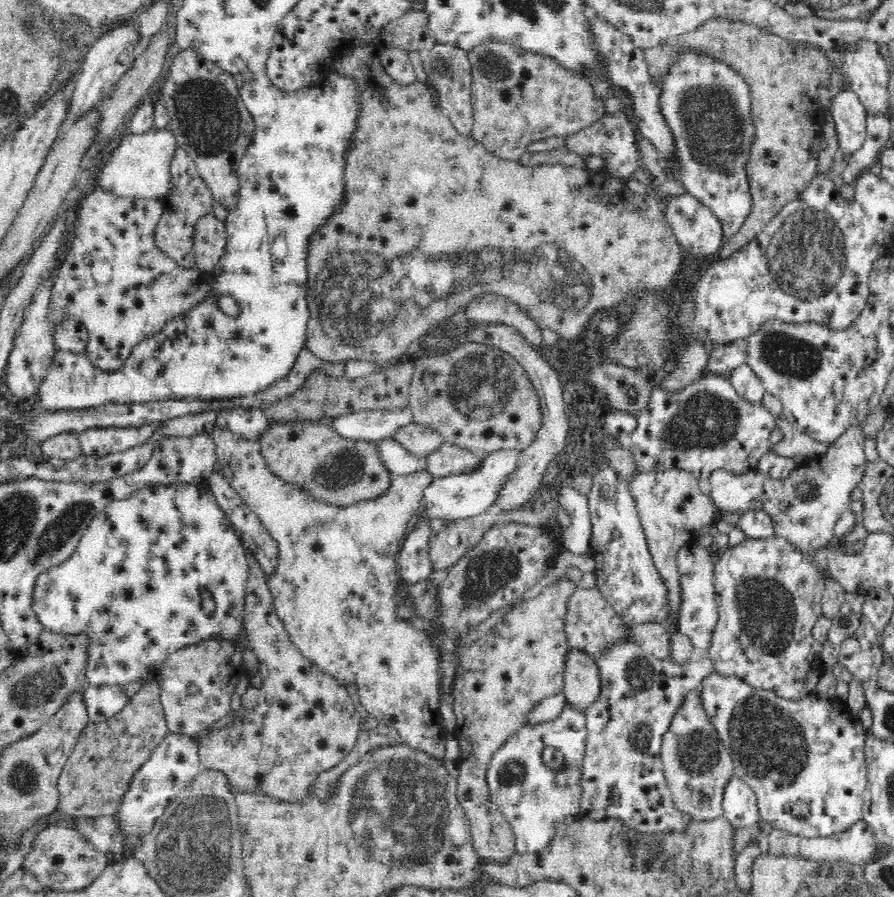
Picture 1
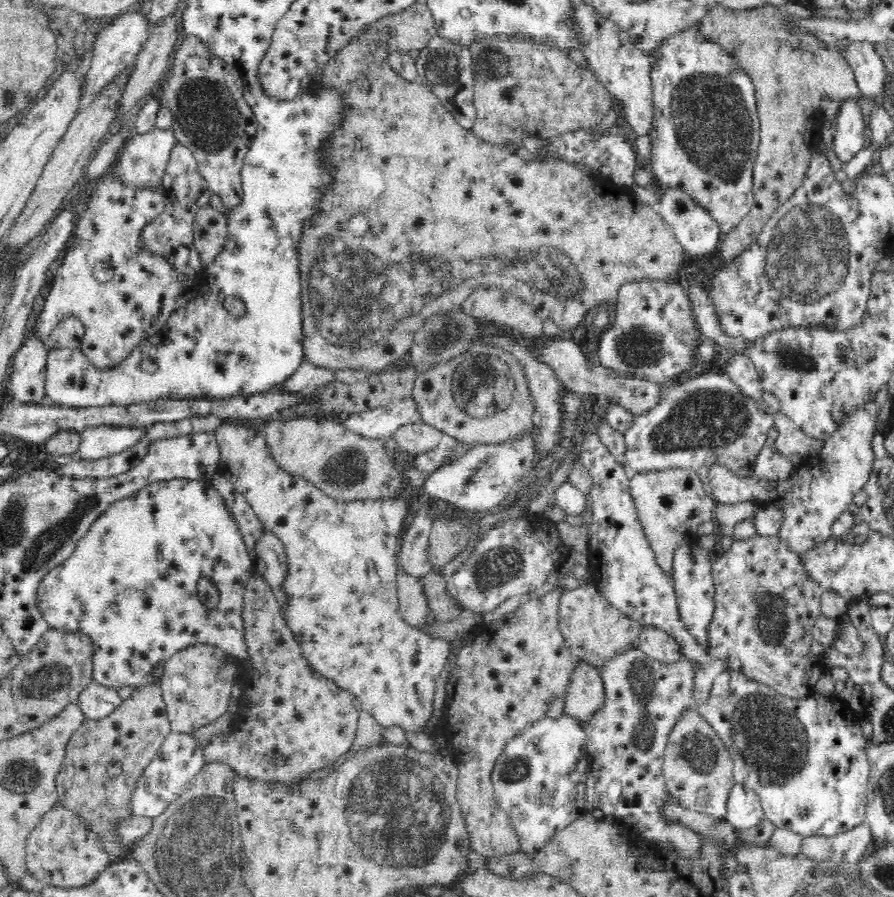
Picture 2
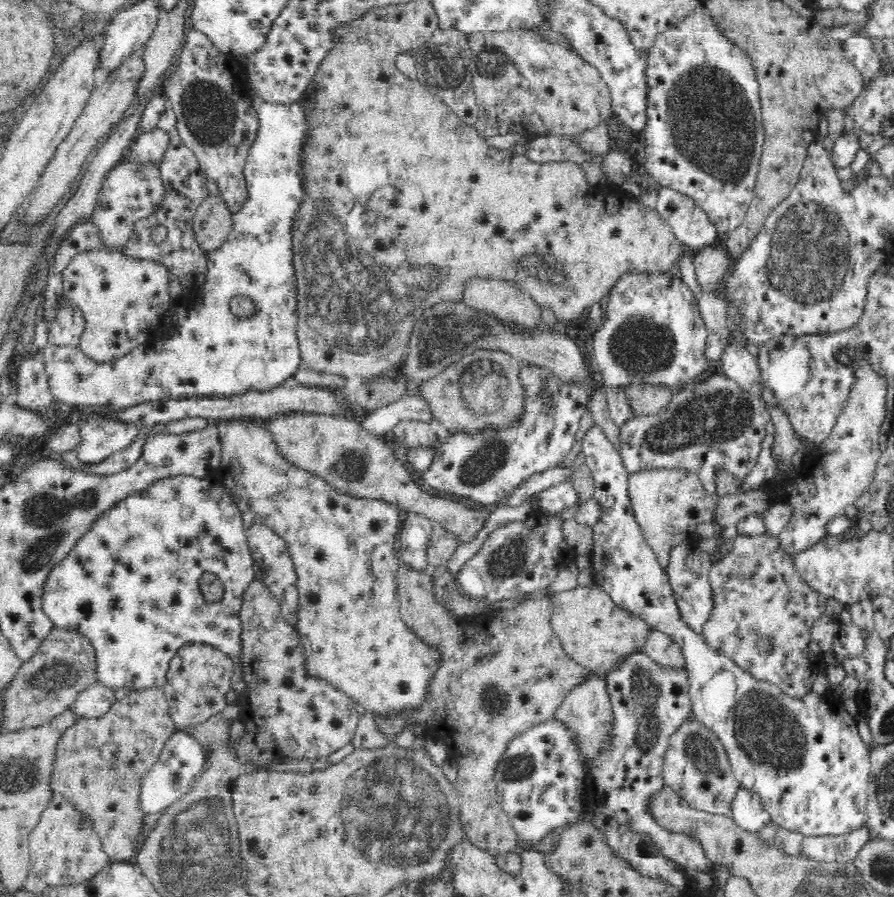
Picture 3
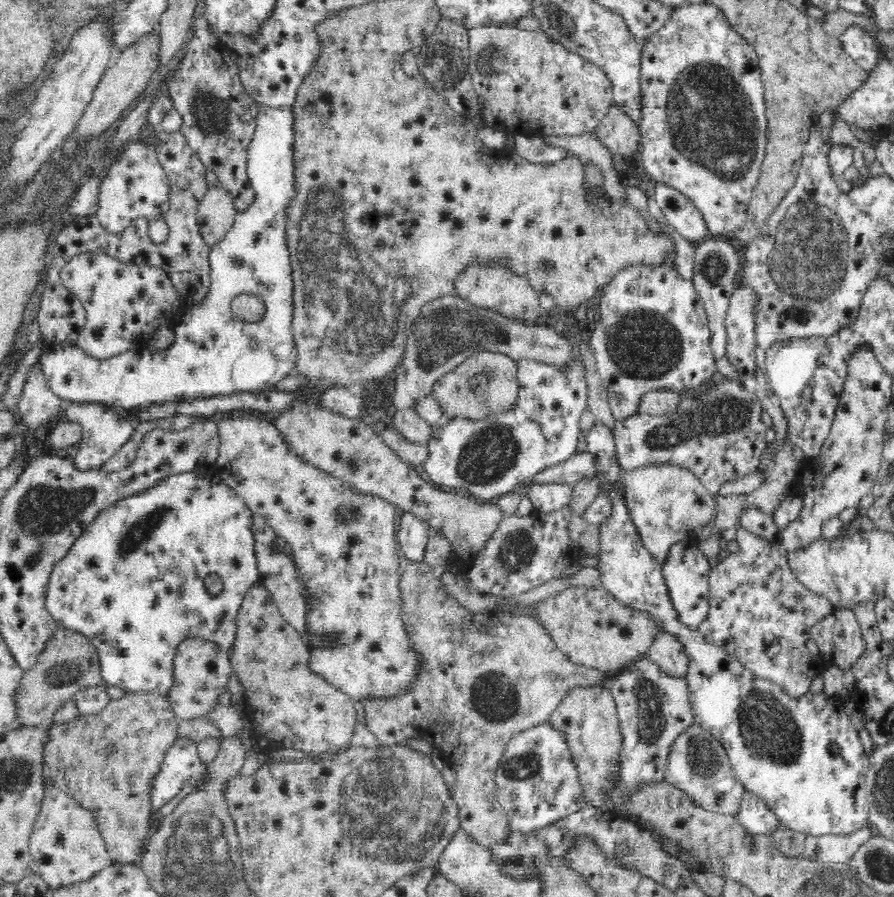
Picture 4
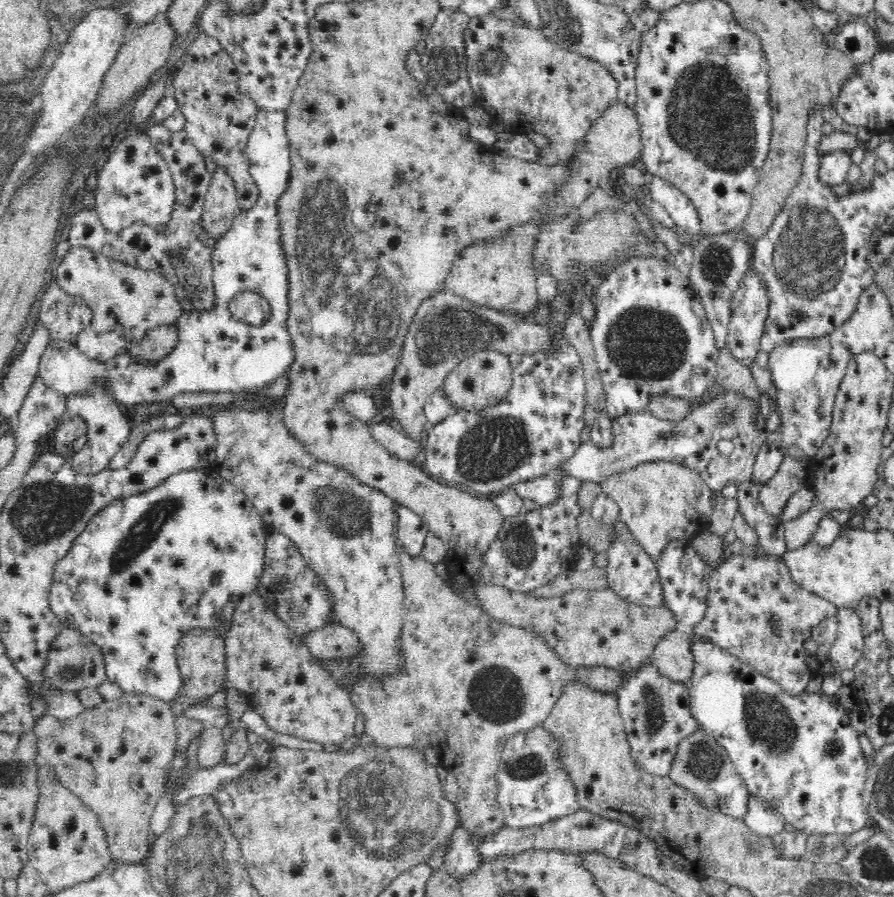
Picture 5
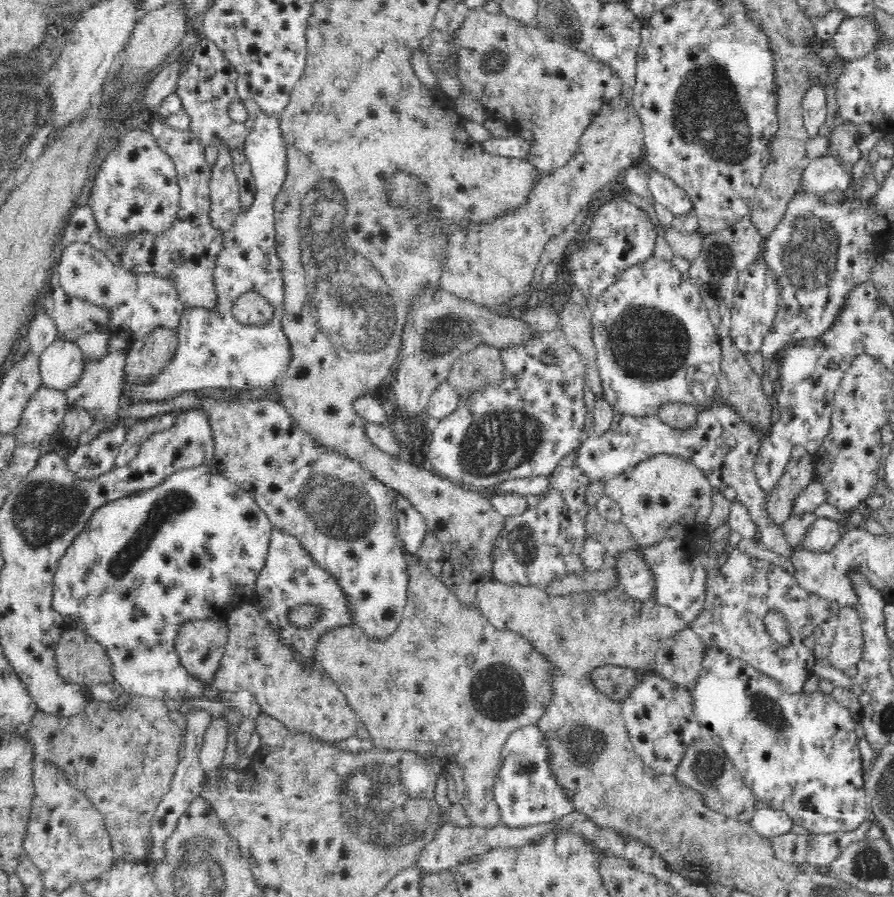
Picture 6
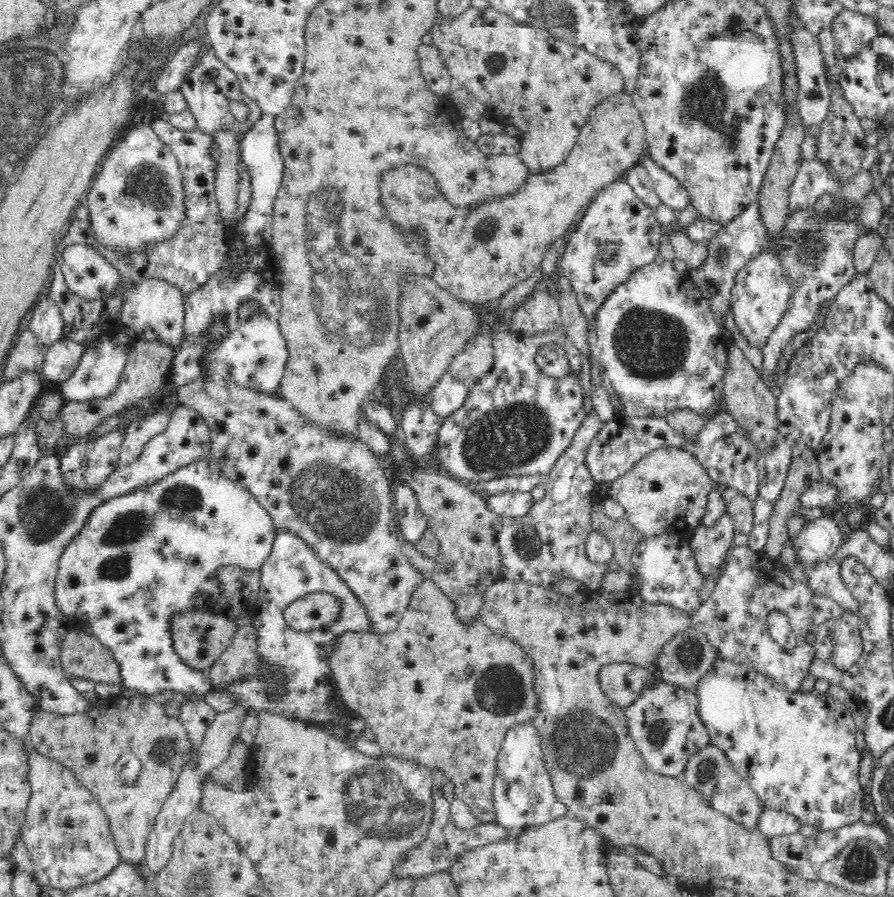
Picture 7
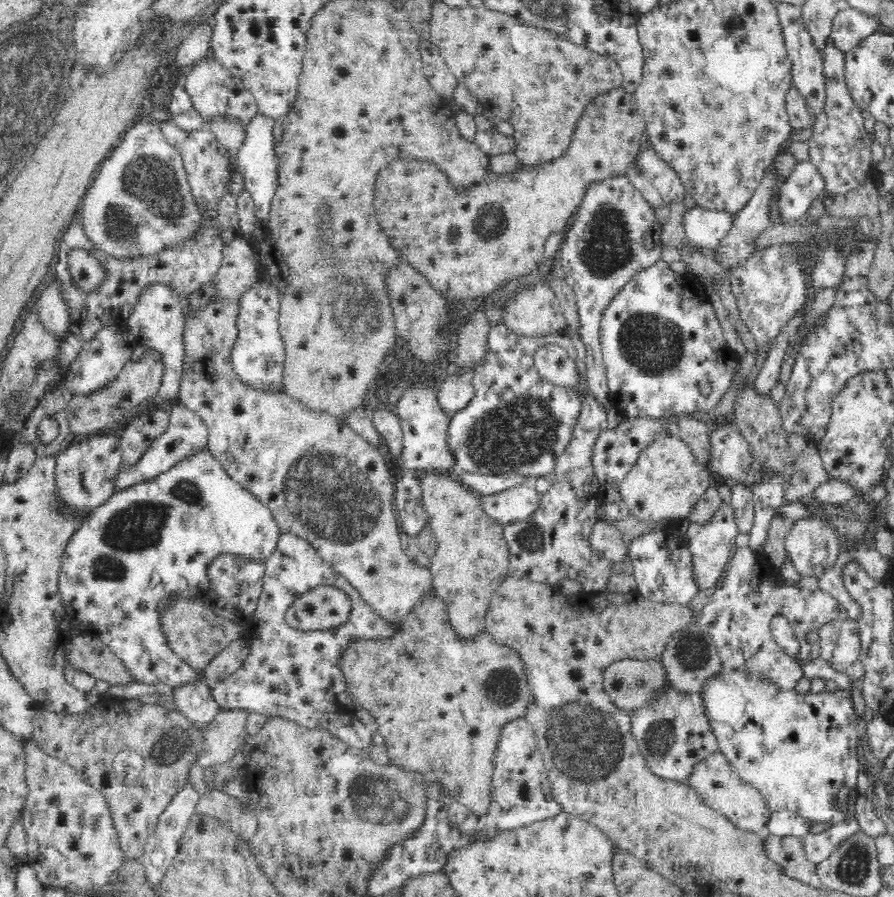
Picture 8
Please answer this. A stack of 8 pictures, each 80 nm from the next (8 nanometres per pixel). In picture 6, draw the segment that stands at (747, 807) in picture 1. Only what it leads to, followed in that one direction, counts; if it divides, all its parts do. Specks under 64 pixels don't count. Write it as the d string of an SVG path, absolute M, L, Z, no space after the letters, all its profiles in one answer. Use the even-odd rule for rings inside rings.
M759 805L750 824L758 834L770 839L790 833L794 826L794 820L788 813L780 809Z

